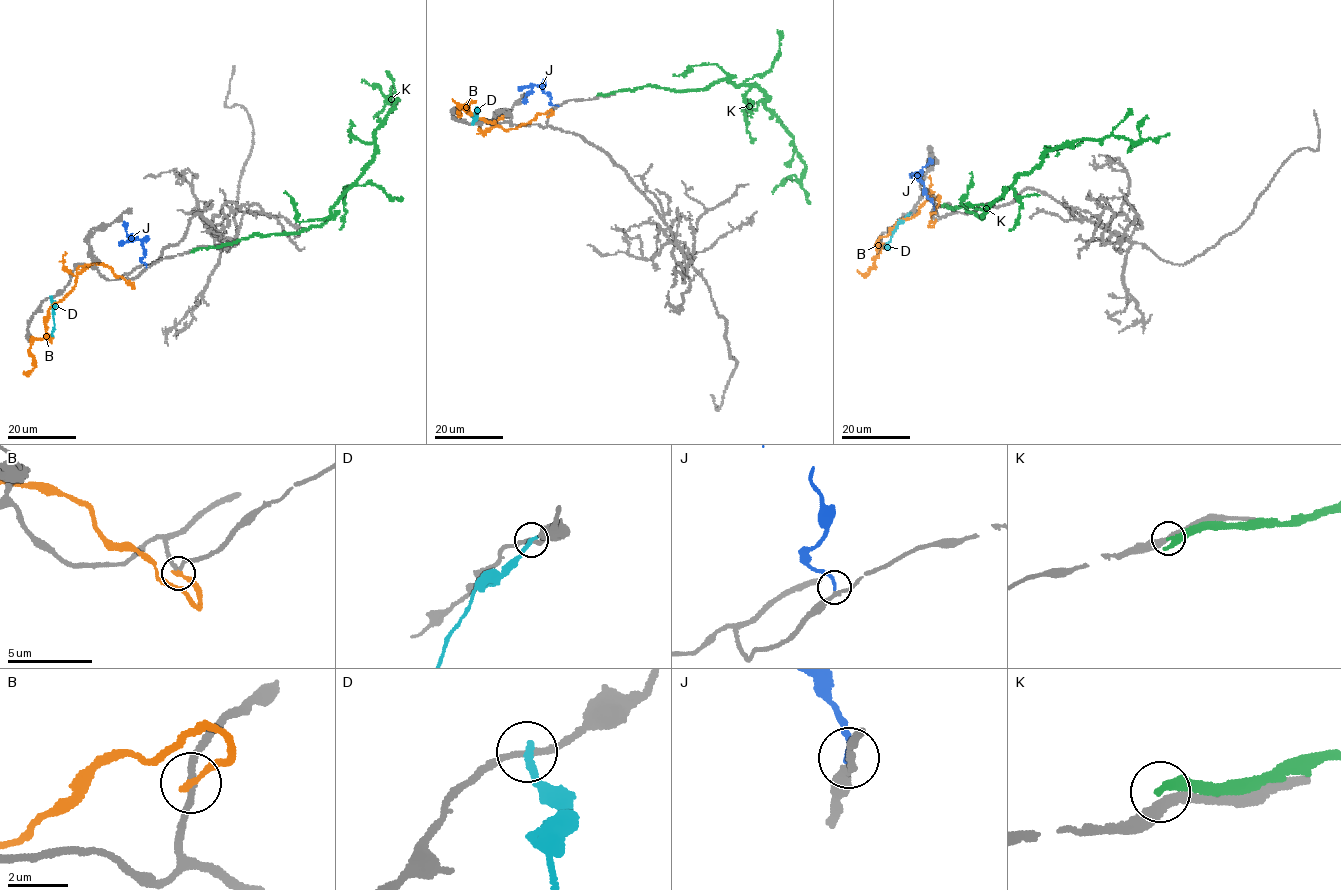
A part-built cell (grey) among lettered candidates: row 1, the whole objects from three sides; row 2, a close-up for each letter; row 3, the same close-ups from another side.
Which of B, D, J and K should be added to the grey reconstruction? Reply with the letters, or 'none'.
J

